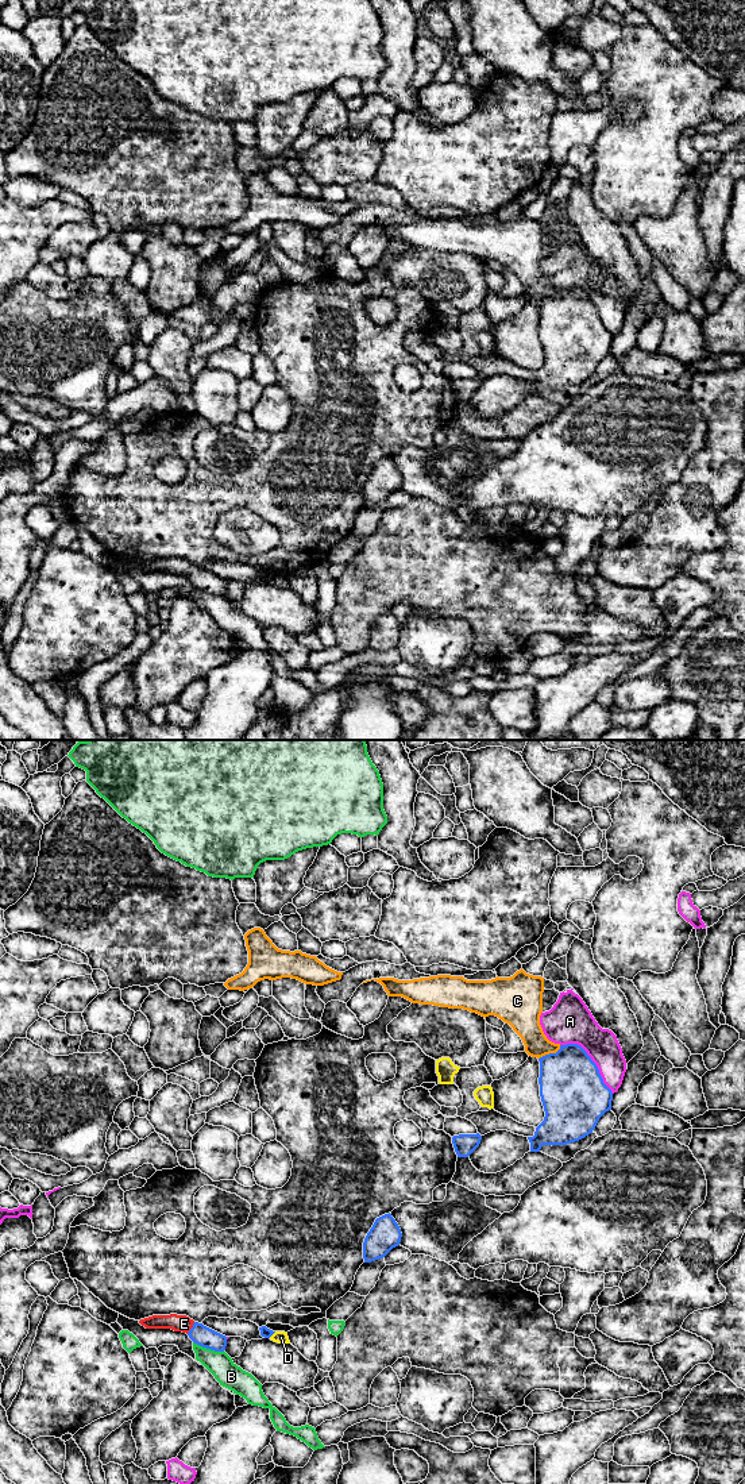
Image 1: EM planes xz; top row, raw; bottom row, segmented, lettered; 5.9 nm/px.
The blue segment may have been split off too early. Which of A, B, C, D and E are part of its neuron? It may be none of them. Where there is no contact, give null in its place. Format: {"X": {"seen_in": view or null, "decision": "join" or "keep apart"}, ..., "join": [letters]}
{"A": {"seen_in": "xz", "decision": "keep apart"}, "B": {"seen_in": "xz", "decision": "keep apart"}, "C": {"seen_in": "xz", "decision": "keep apart"}, "D": {"seen_in": "xz", "decision": "keep apart"}, "E": {"seen_in": "xz", "decision": "join"}, "join": ["E"]}

